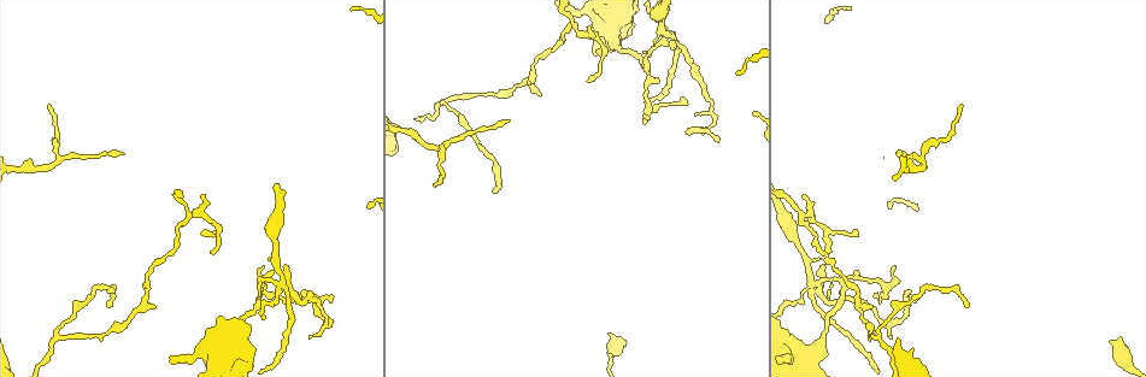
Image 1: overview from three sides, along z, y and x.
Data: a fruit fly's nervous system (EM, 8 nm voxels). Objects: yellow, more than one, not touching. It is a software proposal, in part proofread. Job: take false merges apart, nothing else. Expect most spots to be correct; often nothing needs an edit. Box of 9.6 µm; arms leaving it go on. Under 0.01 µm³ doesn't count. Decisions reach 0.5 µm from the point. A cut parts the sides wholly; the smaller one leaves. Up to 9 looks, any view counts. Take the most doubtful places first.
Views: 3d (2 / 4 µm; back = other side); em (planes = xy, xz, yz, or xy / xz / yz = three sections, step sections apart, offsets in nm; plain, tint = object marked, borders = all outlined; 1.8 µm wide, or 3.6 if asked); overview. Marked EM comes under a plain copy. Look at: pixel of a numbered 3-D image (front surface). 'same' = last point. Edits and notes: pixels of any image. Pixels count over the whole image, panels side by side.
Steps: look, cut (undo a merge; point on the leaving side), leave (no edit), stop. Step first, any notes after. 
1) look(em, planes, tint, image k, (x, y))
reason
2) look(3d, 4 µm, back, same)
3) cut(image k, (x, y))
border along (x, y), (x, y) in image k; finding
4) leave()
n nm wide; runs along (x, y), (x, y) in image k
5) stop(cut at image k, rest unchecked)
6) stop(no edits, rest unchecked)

look(3d, 2 µm, image 1, (664, 37))
four or more arms meet

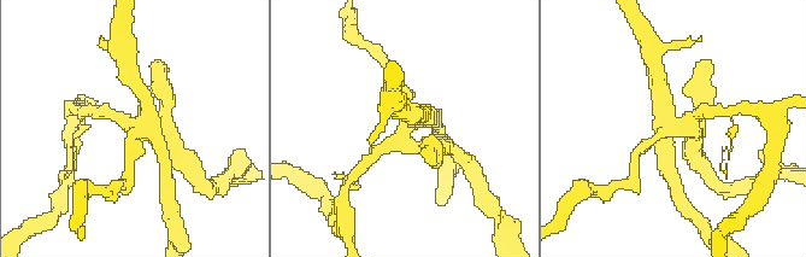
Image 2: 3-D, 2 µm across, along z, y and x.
look(em, yz, step 16, tint, image 2, (401, 132))
now the EM

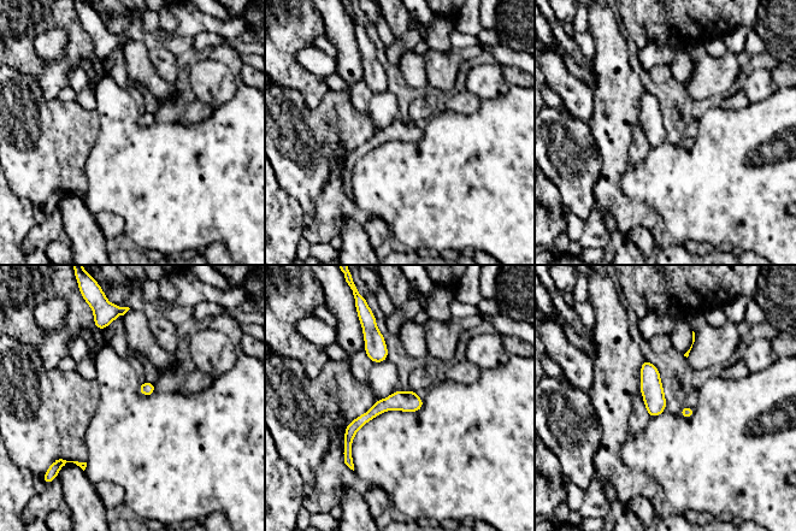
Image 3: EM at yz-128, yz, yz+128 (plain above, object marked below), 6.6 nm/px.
look(em, planes, tint, same)

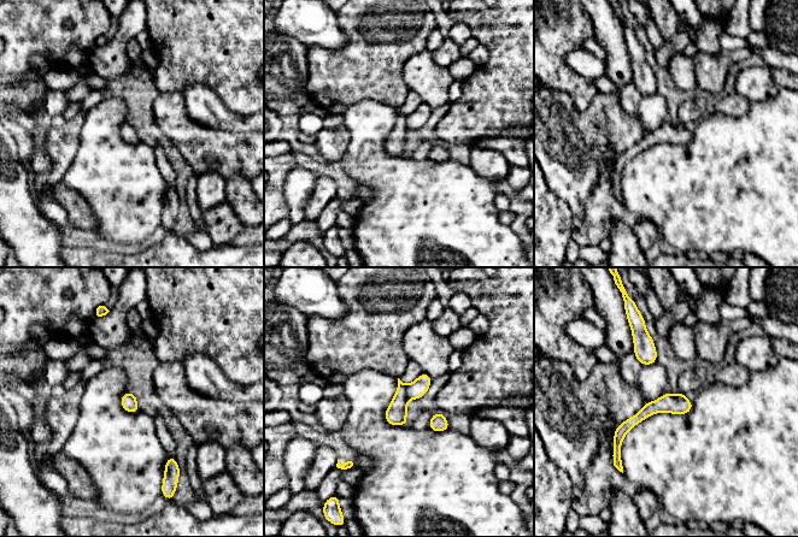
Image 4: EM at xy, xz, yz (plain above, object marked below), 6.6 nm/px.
cut(image 4, (417, 389))
a second cell is stuck on

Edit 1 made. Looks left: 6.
look(em, planes, tint, image 1, (574, 27))
arms part here

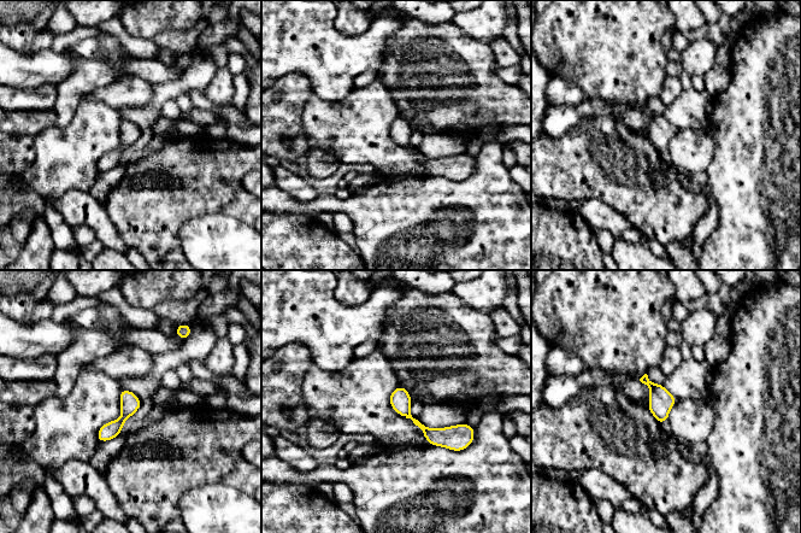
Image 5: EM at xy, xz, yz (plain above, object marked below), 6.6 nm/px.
leave()
140 nm wide; runs along (393, 397), (430, 434), (464, 431) in image 5; all the same cell

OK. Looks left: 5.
look(3d, 2 µm, back, image 1, (878, 338))
three arms meet

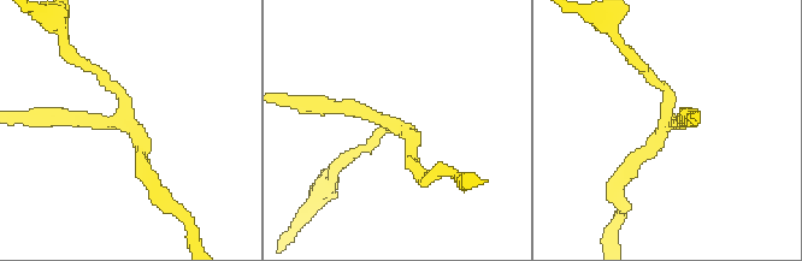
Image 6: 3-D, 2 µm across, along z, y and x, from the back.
look(em, yz, step 16, borders, image 6, (668, 114))
3 arms

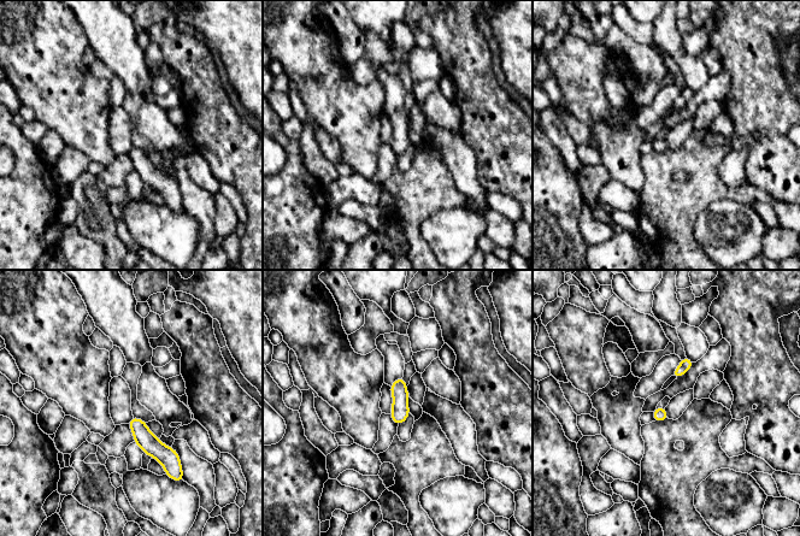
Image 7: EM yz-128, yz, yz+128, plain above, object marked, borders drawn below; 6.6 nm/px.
leave()
runs along (131, 423), (162, 453), (175, 455) in image 7; all the same cell

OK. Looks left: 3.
look(3d, 2 µm, image 1, (59, 161))
abrupt turn

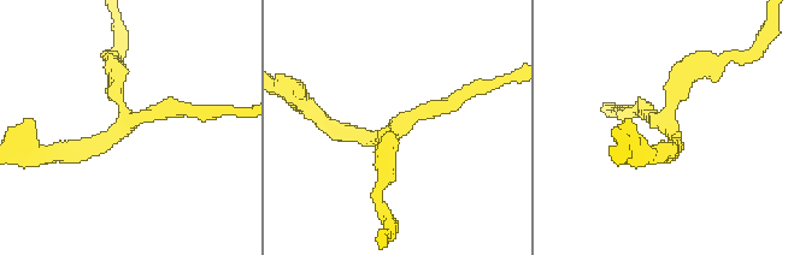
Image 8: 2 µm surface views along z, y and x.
look(em, yz, step 8, tint, image 8, (120, 123))

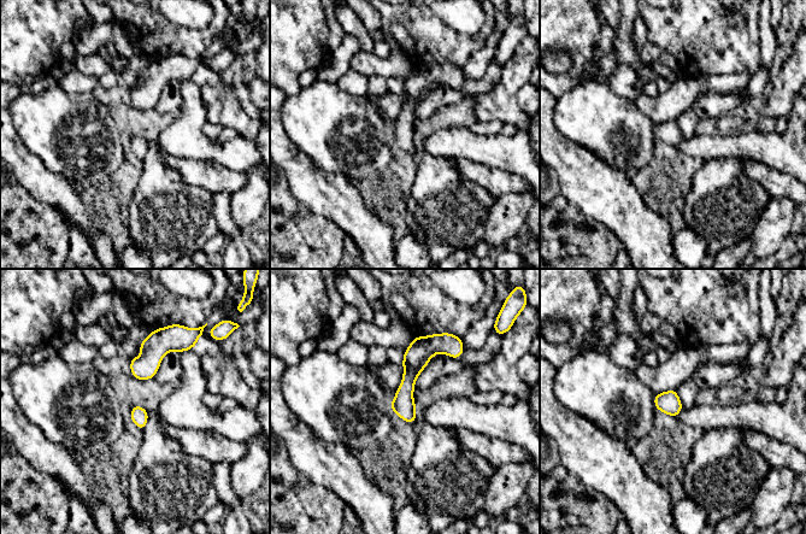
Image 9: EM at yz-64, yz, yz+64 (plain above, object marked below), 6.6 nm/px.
leave()
110 nm wide; runs along (442, 342), (412, 368), (410, 420) in image 9; all the same cell

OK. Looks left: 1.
stop(cut at image 4, rest unchecked)

